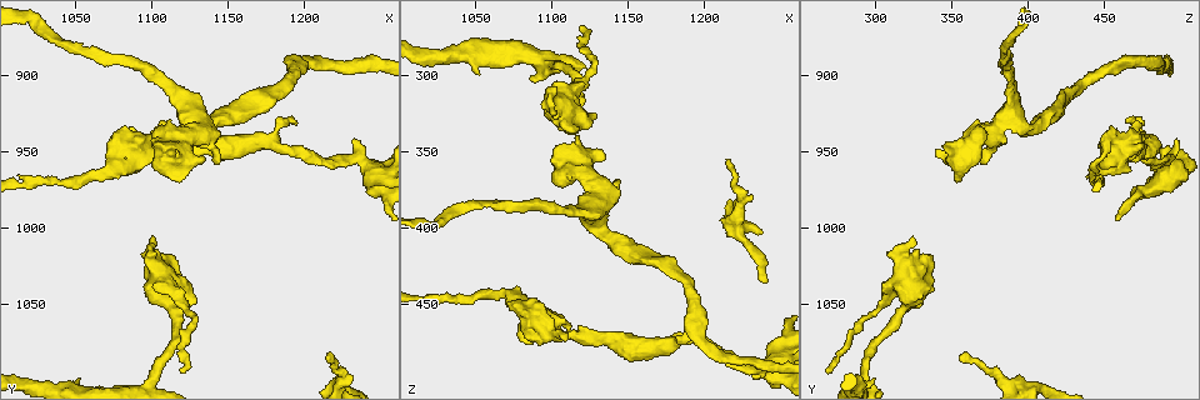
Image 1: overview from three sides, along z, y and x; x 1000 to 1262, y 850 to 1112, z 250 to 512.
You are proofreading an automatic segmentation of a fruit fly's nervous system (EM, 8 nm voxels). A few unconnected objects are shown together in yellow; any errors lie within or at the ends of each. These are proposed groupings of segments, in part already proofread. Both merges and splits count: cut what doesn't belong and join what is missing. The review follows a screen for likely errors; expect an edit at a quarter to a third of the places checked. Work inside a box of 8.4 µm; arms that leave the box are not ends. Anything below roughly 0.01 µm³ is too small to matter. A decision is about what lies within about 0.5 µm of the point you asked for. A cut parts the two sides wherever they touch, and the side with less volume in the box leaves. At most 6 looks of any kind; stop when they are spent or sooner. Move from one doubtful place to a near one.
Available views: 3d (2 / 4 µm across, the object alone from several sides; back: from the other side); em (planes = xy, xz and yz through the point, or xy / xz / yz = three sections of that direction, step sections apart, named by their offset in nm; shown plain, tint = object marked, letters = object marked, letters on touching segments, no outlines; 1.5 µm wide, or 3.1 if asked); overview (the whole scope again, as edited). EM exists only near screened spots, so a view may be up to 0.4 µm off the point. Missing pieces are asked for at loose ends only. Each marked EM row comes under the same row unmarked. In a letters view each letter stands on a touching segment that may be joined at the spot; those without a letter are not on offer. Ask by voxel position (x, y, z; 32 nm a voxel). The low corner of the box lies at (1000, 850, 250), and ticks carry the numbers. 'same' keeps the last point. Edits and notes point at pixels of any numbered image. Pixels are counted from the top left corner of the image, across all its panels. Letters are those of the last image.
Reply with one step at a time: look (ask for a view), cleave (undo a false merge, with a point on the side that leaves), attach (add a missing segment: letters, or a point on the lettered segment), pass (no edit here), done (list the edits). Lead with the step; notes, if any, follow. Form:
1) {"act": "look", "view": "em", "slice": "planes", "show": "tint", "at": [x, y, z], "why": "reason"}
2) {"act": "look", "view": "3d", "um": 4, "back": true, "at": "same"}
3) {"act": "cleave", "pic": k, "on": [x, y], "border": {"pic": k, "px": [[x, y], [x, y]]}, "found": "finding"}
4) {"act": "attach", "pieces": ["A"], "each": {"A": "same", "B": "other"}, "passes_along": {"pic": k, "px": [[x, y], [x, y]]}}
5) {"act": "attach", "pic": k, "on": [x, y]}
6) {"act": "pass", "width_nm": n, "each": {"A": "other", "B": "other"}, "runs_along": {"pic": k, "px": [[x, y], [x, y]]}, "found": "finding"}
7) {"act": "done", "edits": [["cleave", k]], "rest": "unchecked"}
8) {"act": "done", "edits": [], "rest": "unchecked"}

{"act": "look", "view": "em", "slice": "xz", "step": 4, "show": "letters", "at": [1114, 968, 352], "why": "free end"}

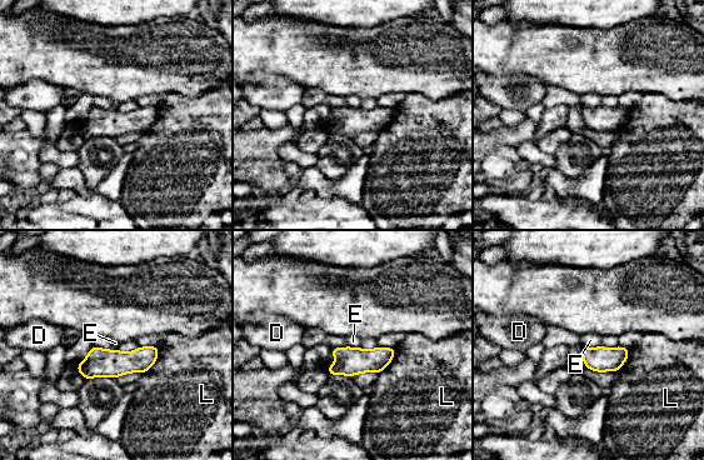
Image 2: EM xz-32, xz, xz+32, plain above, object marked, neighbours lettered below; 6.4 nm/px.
{"act": "look", "view": "em", "slice": "planes", "show": "letters", "at": "same", "why": "another direction"}

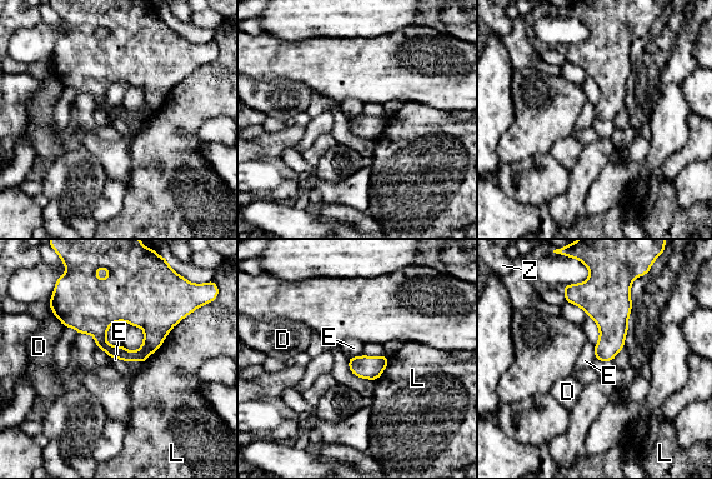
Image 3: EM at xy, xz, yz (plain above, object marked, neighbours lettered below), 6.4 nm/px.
{"act": "pass", "each": {"D": "other", "E": "other", "L": "other", "Z": "other"}, "found": "none of them fits"}

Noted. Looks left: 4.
{"act": "look", "view": "3d", "um": 4, "at": [1128, 932, 394], "why": "four arms meet"}

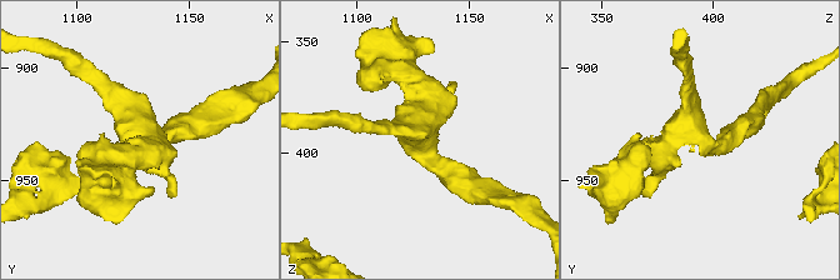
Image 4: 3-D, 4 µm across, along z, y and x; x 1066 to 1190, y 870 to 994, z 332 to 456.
{"act": "look", "view": "em", "slice": "planes", "show": "tint", "at": [1128, 931, 395], "arms": 4}

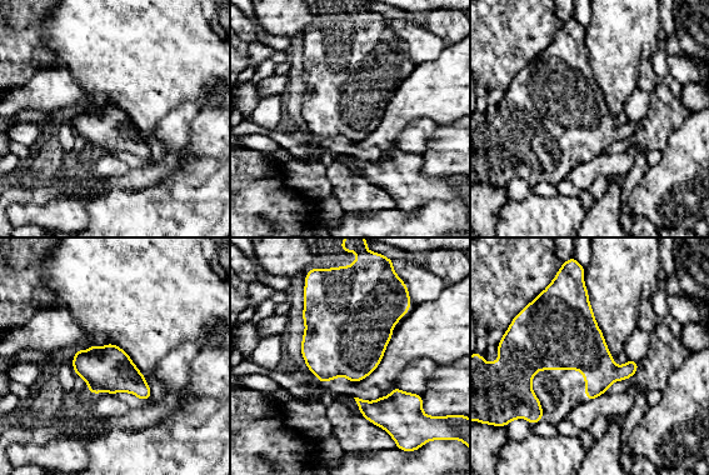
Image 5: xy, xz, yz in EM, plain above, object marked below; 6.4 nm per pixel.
{"act": "look", "view": "em", "slice": "planes", "show": "letters", "at": "same", "why": "what lies round it"}

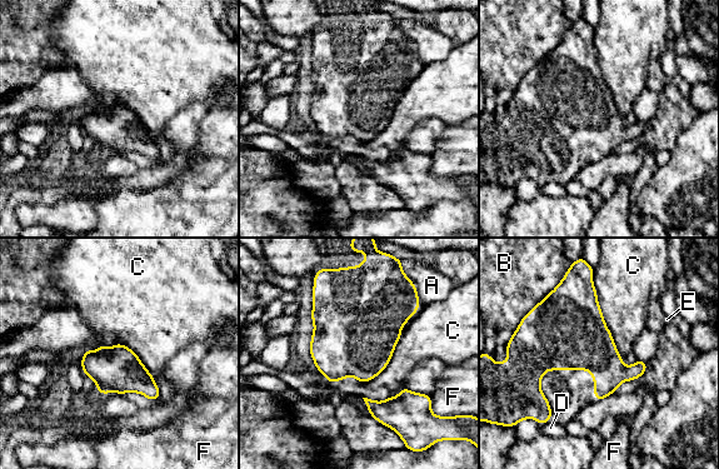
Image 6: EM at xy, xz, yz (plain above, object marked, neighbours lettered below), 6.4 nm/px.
{"act": "pass", "each": {"A": "other", "B": "other", "C": "other", "D": "other", "E": "other", "F": "other"}, "border": {"pic": 6, "px": [[592, 272], [603, 320], [620, 357]]}, "found": "continuous, no second cell"}

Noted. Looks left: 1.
{"act": "done", "edits": [], "rest": "unchecked"}

